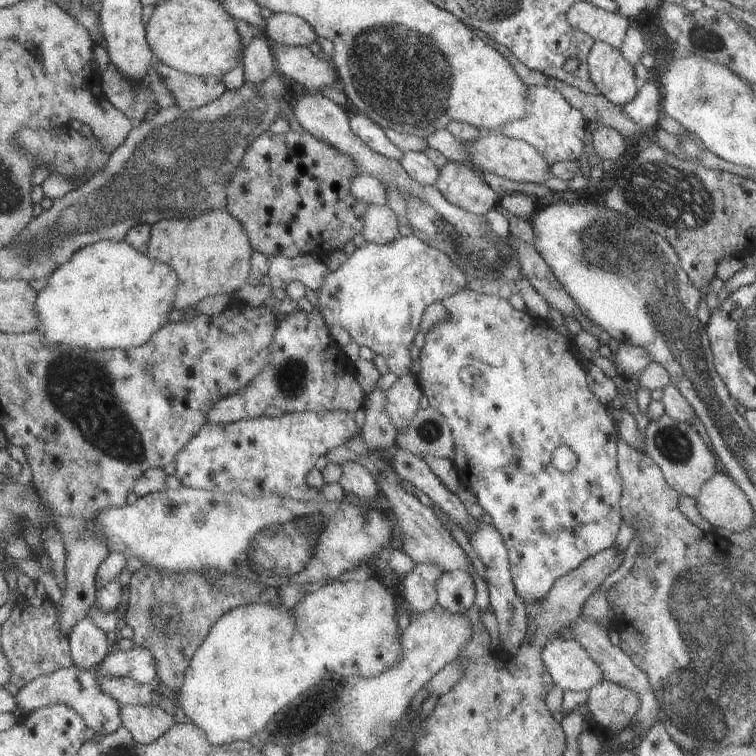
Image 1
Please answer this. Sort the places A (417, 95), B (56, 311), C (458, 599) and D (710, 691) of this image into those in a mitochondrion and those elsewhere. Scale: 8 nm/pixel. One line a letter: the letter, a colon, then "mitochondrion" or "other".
A: mitochondrion
B: other
C: other
D: mitochondrion

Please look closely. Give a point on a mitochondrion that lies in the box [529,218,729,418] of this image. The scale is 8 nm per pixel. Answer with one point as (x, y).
(605, 274)

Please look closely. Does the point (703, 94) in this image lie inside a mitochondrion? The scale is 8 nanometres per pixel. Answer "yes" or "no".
yes

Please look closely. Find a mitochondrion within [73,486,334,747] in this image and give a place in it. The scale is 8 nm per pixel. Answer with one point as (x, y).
(159, 618)

